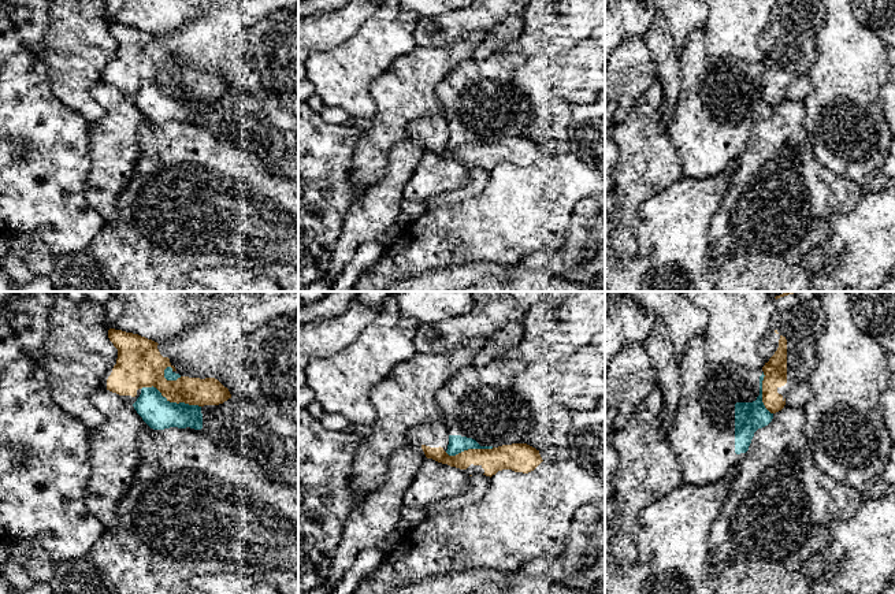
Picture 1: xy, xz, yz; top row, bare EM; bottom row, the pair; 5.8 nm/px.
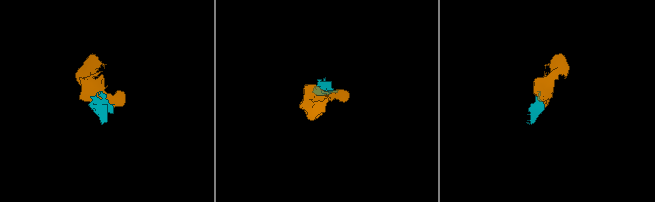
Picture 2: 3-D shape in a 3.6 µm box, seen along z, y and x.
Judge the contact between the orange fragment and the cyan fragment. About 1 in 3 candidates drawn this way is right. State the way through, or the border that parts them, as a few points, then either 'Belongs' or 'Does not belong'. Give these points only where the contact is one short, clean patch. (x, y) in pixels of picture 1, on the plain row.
Boundary: xy (141, 81), (153, 80), (170, 95), (197, 97), (200, 100). Does not belong

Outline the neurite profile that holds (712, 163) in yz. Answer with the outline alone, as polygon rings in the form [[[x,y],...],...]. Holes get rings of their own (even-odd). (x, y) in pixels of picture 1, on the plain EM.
[[[697,29],[683,53],[691,55],[686,94],[677,97],[669,125],[671,144],[682,160],[683,177],[708,178],[723,172],[749,144],[754,126],[768,119],[773,107],[762,96],[764,64],[738,57],[712,57],[705,49],[705,30]]]

